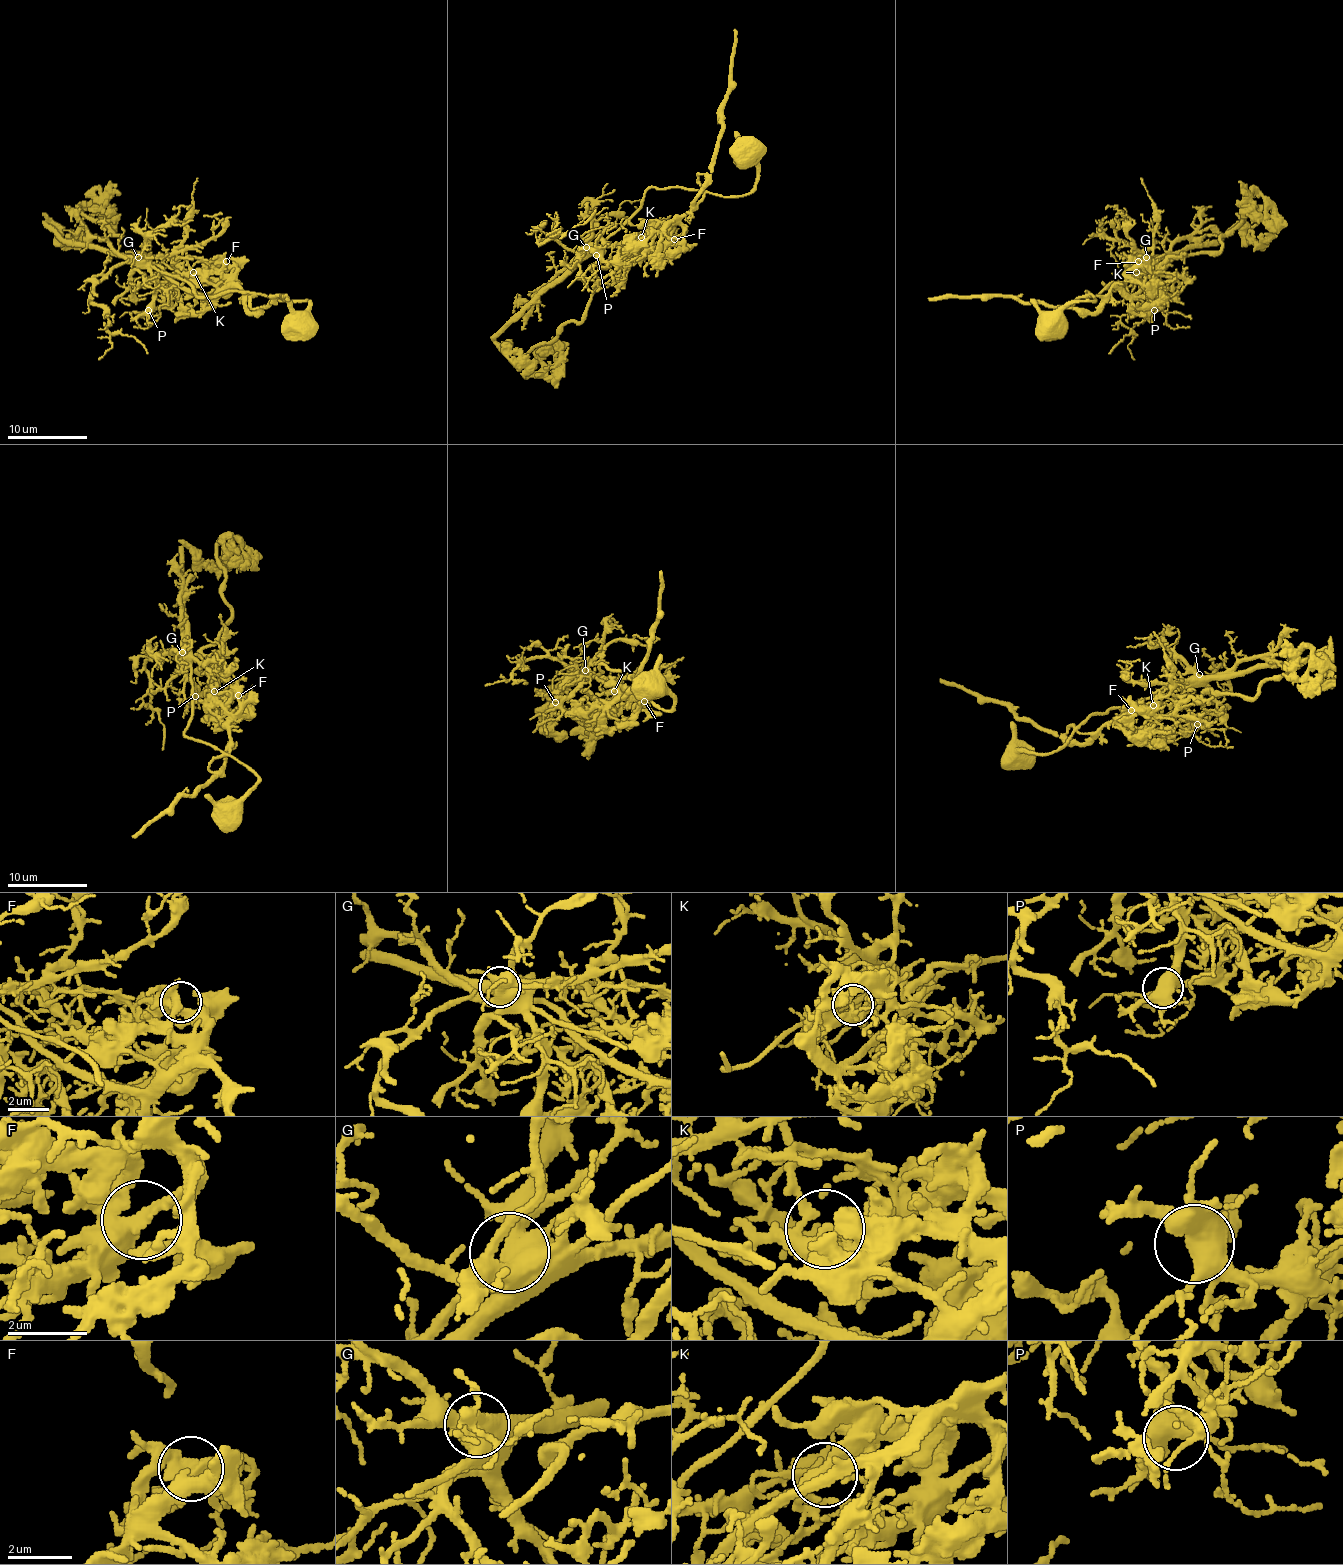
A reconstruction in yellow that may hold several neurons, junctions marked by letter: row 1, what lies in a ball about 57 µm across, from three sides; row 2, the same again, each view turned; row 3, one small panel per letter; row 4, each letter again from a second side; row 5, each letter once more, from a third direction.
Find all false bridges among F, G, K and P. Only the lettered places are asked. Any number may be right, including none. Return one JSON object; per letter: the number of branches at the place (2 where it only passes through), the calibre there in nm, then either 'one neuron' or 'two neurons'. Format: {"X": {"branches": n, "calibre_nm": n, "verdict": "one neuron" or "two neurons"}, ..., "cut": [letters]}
{"F": {"branches": 3, "calibre_nm": 420, "verdict": "one neuron"}, "G": {"branches": 3, "calibre_nm": 550, "verdict": "one neuron"}, "K": {"branches": 4, "calibre_nm": 340, "verdict": "two neurons"}, "P": {"branches": 5, "calibre_nm": 500, "verdict": "one neuron"}, "cut": ["K"]}

